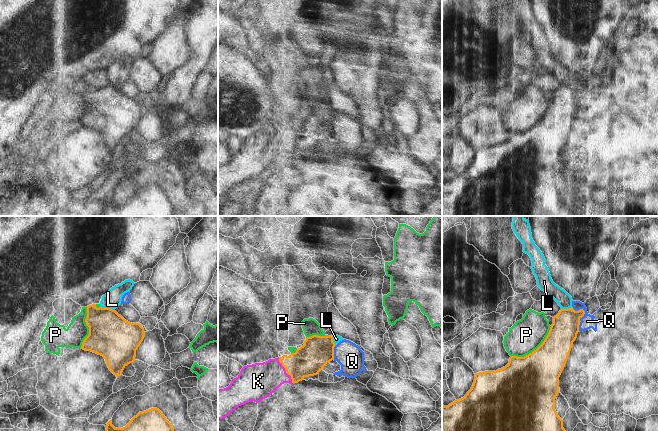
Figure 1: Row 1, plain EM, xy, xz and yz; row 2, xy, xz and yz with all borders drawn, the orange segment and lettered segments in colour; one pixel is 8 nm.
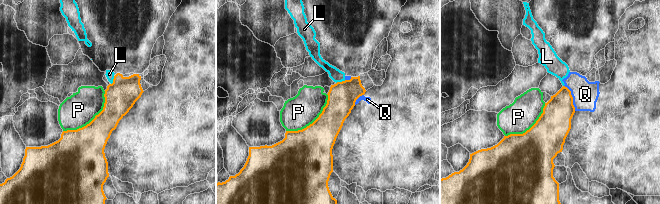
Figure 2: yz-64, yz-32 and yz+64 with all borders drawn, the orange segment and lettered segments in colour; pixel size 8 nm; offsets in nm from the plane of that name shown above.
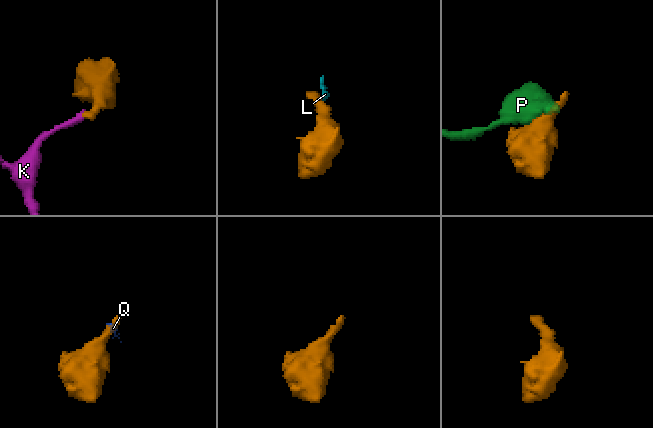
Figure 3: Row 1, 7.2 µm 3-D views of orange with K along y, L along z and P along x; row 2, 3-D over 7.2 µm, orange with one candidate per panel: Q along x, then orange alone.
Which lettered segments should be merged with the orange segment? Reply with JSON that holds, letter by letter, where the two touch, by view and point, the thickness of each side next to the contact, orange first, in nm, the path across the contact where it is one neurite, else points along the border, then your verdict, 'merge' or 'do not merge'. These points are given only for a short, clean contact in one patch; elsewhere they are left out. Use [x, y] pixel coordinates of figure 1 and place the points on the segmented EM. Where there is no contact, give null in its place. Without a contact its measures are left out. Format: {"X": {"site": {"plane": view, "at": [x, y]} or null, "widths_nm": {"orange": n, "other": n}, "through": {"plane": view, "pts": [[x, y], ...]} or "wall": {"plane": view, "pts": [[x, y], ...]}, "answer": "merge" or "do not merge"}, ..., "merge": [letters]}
{"K": {"site": {"plane": "xz", "at": [285, 369]}, "widths_nm": {"orange": 260, "other": 300}, "wall": {"plane": "xz", "pts": [[278, 357], [292, 382]]}, "answer": "do not merge"}, "L": {"site": {"plane": "xy", "at": [107, 308]}, "widths_nm": {"orange": 360, "other": 150}, "wall": {"plane": "xy", "pts": [[100, 306], [114, 310]]}, "answer": "do not merge"}, "P": {"site": {"plane": "yz", "at": [534, 350]}, "widths_nm": {"orange": 420, "other": 280}, "answer": "do not merge"}, "Q": {"site": {"plane": "yz", "at": [584, 313]}, "widths_nm": {"orange": 220, "other": 110}, "wall": {"plane": "yz", "pts": [[572, 306], [575, 310], [582, 309], [584, 311], [578, 330]]}, "answer": "do not merge"}, "merge": []}

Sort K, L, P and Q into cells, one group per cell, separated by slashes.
K P / L Q

